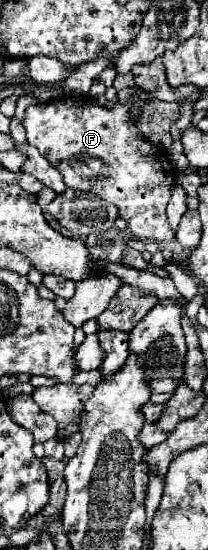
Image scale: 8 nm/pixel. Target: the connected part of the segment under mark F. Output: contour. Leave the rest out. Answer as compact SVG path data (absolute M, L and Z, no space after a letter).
M67 96L57 102L45 102L45 104L31 104L27 106L25 114L25 132L27 142L39 150L41 156L45 156L65 178L65 184L75 190L91 192L105 202L119 208L119 218L127 222L127 228L137 236L139 240L153 240L153 242L171 242L175 238L175 232L171 230L165 214L165 206L171 196L171 188L175 184L177 168L169 162L167 152L147 140L141 138L139 130L135 130L133 120L129 118L129 102L115 104L113 108L99 106L95 102Z

